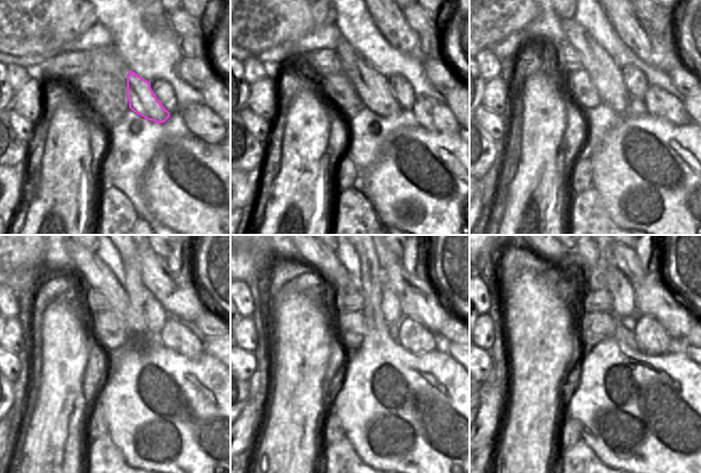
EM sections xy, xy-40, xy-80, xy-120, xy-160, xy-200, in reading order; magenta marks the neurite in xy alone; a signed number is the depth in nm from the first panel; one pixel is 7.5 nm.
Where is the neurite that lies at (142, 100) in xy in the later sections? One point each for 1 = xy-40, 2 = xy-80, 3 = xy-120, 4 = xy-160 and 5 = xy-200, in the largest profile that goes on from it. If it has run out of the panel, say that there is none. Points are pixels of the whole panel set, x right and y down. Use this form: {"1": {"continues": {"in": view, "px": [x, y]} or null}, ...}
{"1": {"continues": {"in": "xy-40", "px": [373, 90]}}, "2": {"continues": {"in": "xy-80", "px": [607, 79]}}, "3": {"continues": {"in": "xy-120", "px": [99, 277]}}, "4": {"continues": {"in": "xy-160", "px": [328, 266]}}, "5": {"continues": {"in": "xy-200", "px": [558, 256]}}}

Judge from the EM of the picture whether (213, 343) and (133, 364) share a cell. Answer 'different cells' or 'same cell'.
different cells

